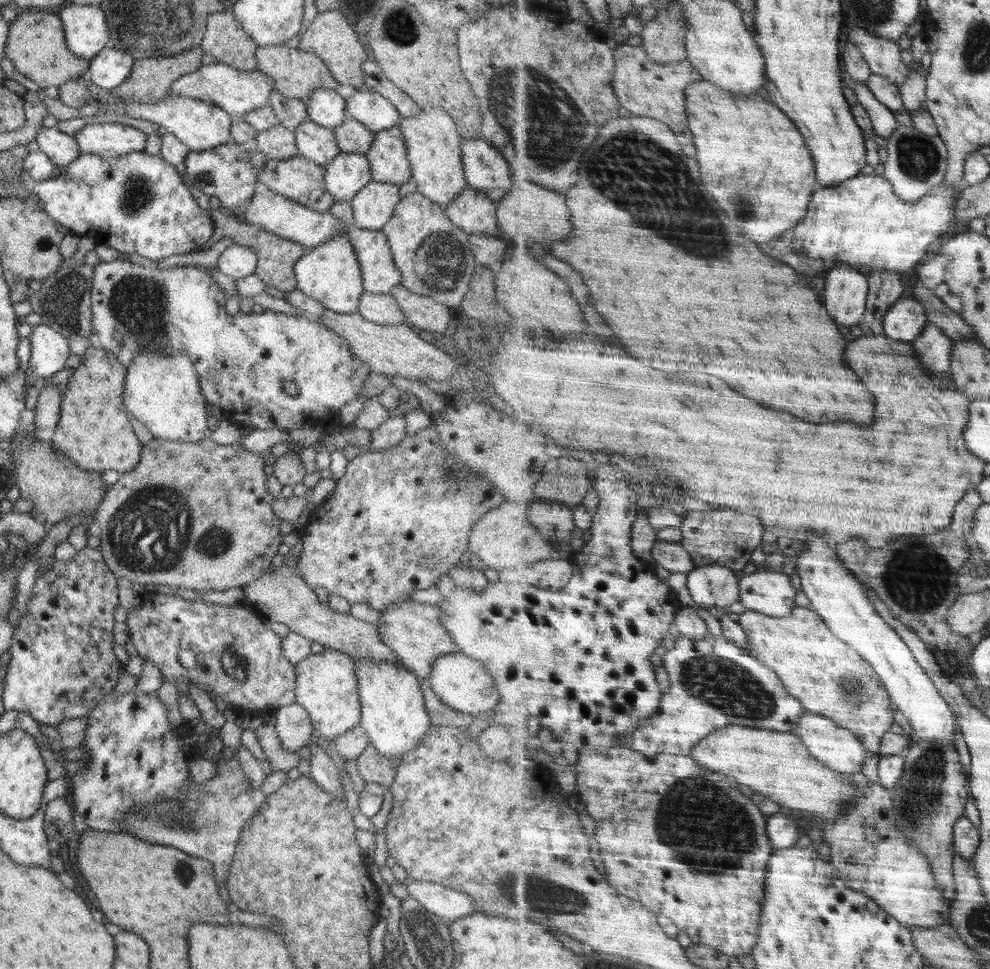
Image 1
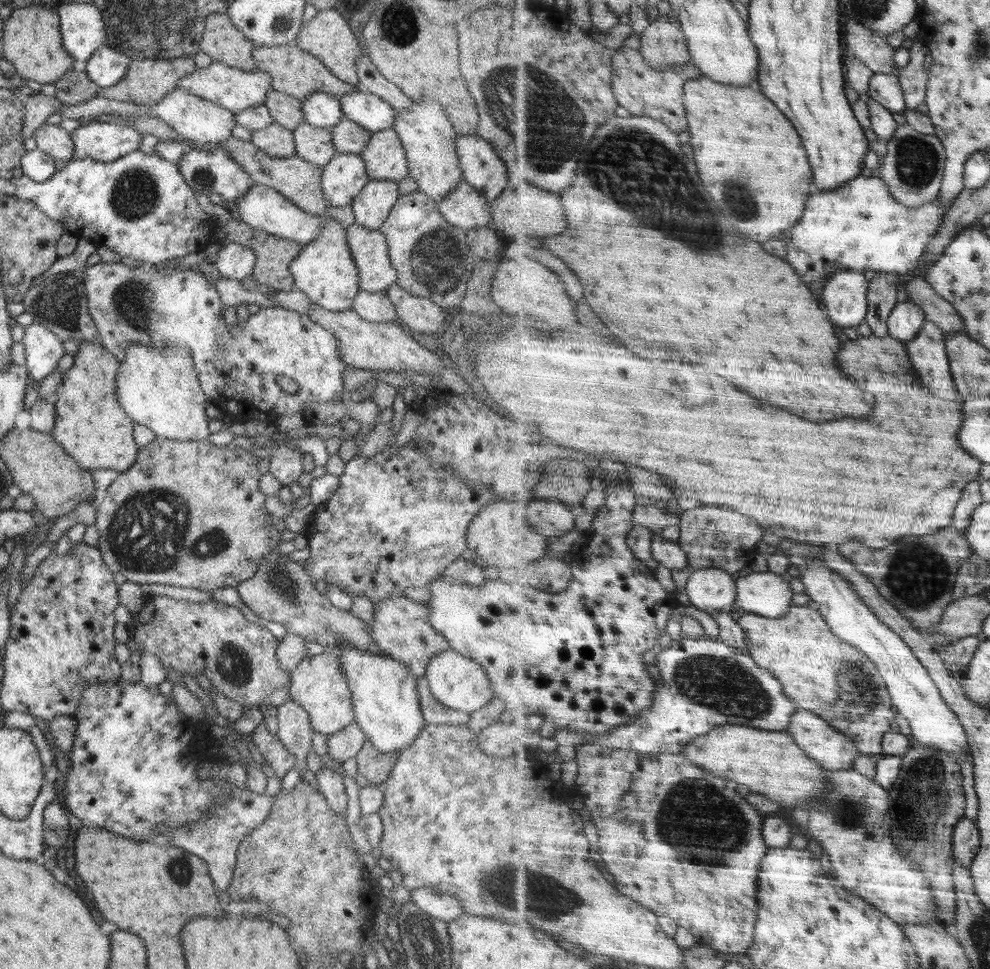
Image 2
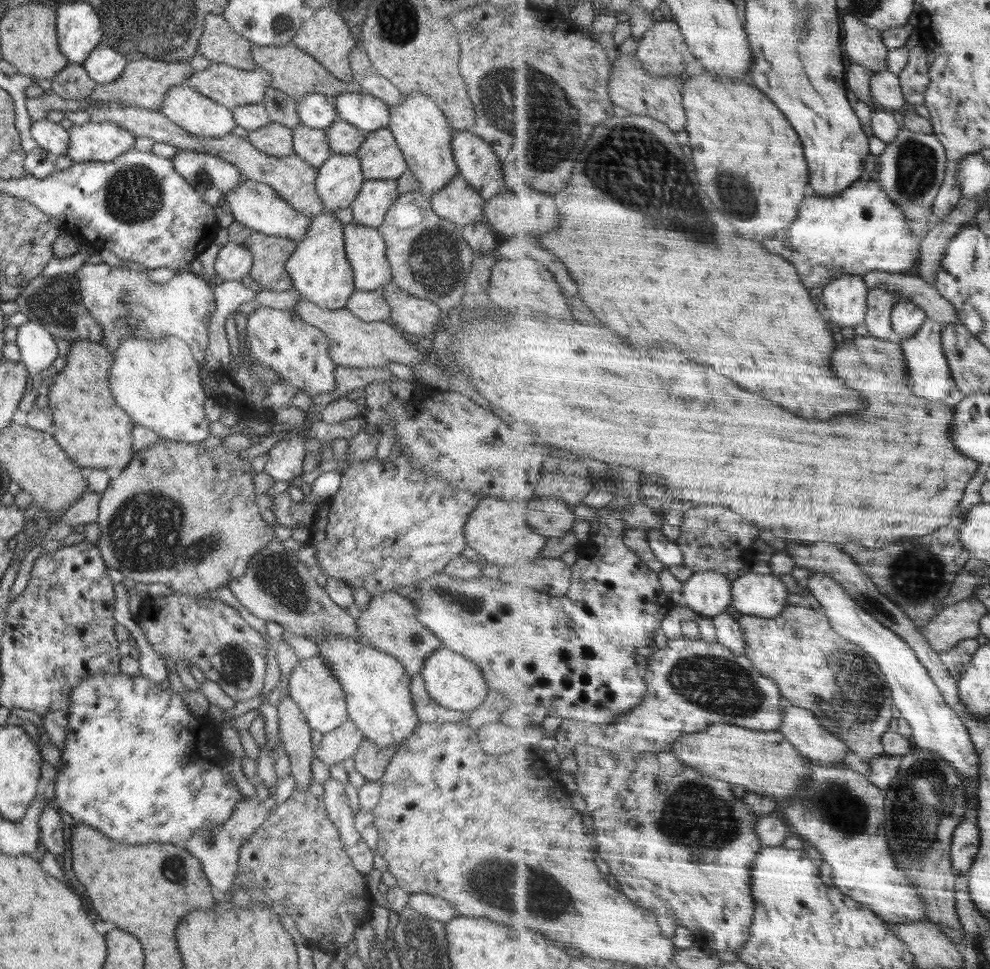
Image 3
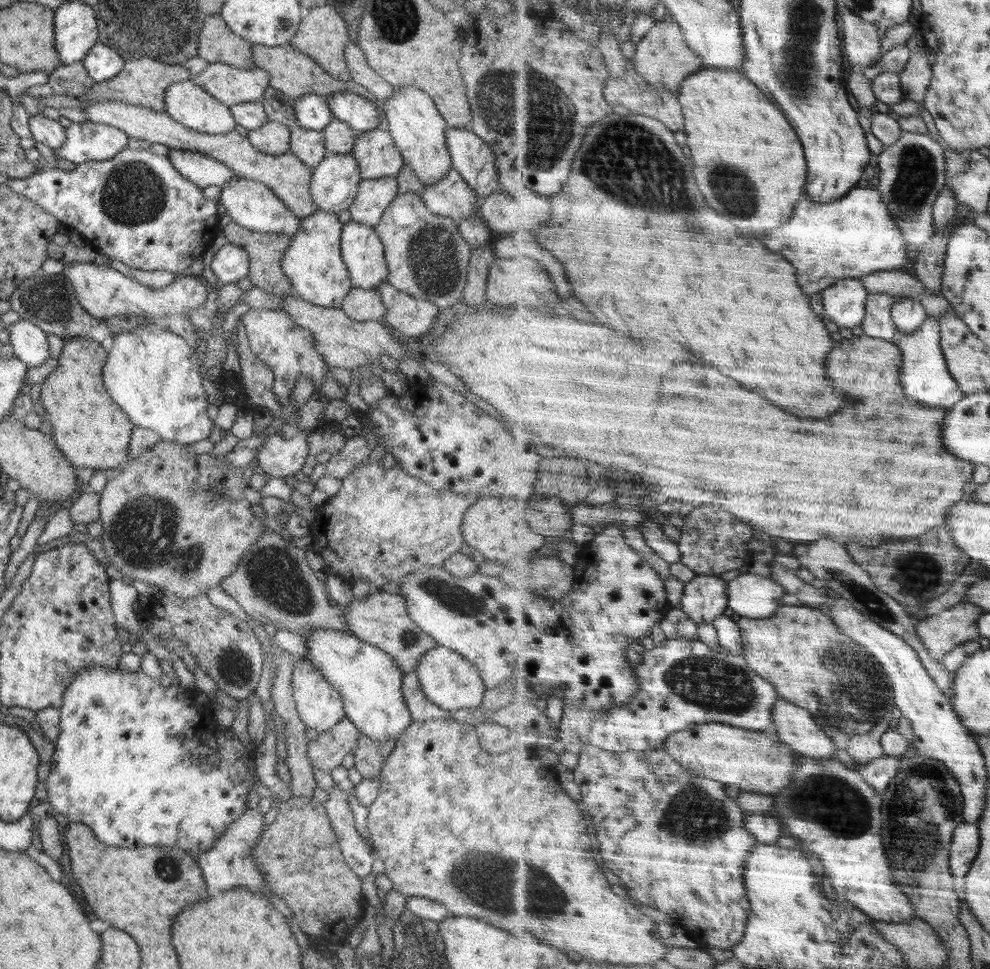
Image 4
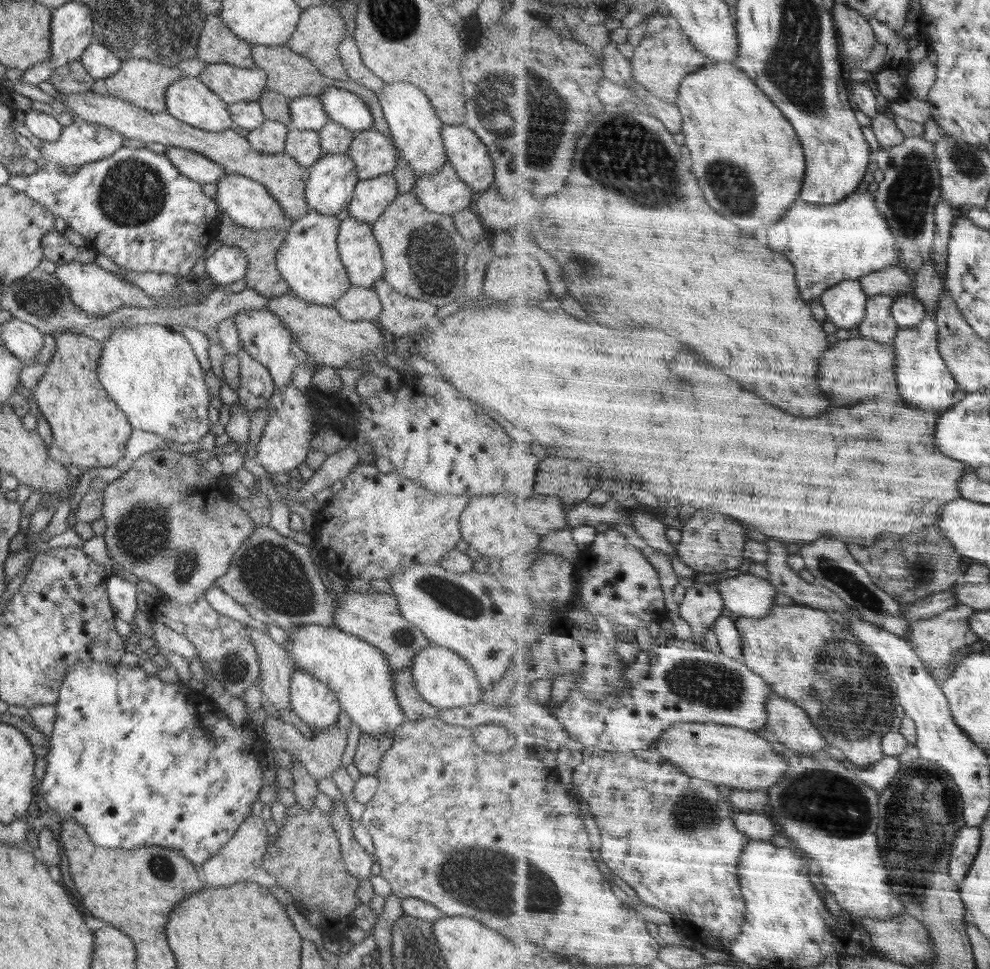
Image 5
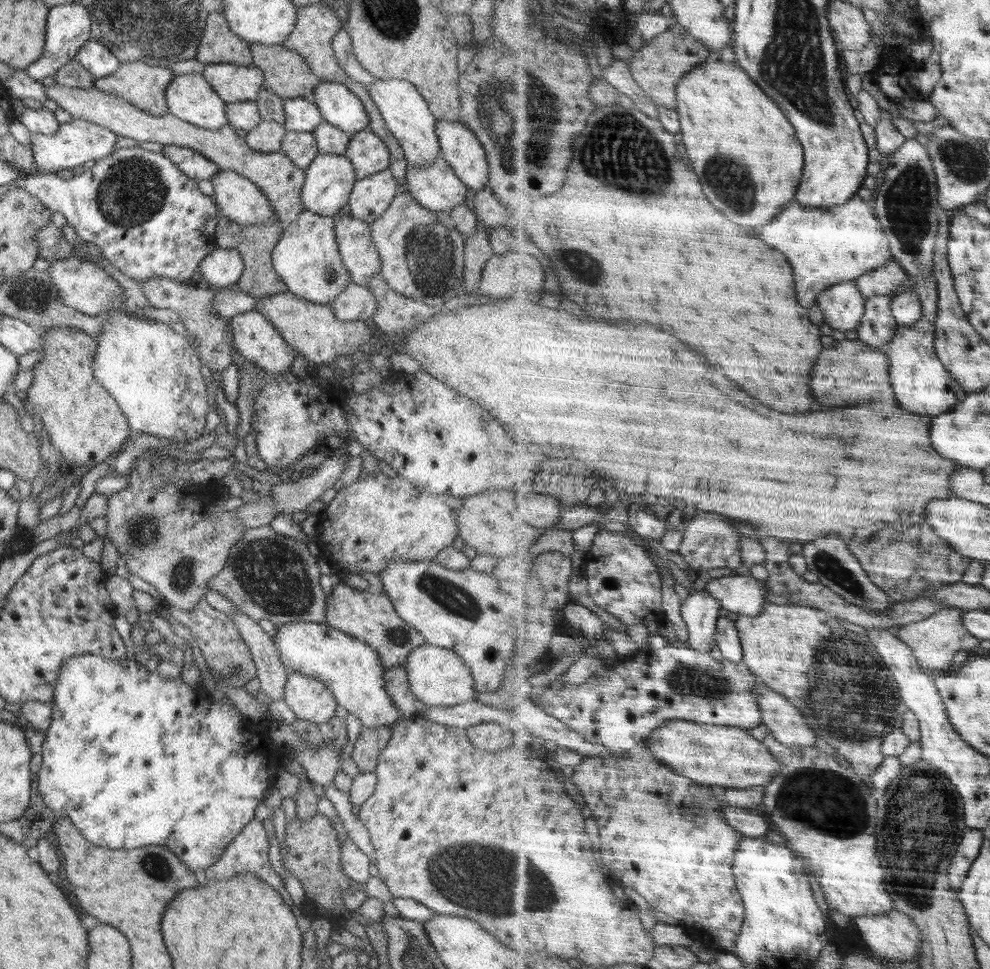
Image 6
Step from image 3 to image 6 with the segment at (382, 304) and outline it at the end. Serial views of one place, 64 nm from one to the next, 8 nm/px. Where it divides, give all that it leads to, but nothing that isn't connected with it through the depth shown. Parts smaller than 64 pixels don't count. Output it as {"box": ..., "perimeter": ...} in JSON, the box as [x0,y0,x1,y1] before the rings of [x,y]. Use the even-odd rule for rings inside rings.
{"box":[330,281,376,321],"perimeter":[[[352,281],[330,304],[341,321],[370,321],[376,312],[376,299],[366,285]]]}

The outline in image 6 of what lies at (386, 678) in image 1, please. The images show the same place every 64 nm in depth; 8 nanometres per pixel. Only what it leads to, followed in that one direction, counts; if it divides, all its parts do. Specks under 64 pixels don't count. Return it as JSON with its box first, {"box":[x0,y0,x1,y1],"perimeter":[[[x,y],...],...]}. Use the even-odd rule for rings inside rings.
{"box":[274,622,403,729],"perimeter":[[[288,622],[278,627],[278,640],[274,645],[286,668],[321,680],[332,691],[339,706],[358,718],[364,729],[391,728],[403,718],[386,691],[385,666],[380,663],[374,647],[331,628],[327,622]]]}

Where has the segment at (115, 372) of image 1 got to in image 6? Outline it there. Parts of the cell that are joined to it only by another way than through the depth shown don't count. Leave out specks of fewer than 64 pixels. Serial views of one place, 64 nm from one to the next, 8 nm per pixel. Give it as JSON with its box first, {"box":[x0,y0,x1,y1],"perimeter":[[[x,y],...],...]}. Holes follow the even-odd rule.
{"box":[28,326,131,468],"perimeter":[[[52,326],[39,331],[43,344],[40,354],[43,358],[33,369],[35,380],[28,389],[28,408],[42,419],[44,430],[48,432],[52,448],[59,450],[59,458],[64,465],[90,466],[91,468],[118,454],[131,435],[126,416],[114,398],[96,381],[93,376],[93,359],[97,352],[96,339],[70,326]]]}

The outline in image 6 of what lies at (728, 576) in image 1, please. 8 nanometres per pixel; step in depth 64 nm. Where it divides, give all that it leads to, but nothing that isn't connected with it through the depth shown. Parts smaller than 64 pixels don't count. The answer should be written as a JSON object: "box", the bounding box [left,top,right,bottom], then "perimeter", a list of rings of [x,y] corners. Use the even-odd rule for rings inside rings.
{"box":[682,589,722,653],"perimeter":[[[708,589],[693,590],[682,607],[683,617],[688,623],[691,640],[689,644],[704,653],[710,653],[716,642],[722,603]]]}

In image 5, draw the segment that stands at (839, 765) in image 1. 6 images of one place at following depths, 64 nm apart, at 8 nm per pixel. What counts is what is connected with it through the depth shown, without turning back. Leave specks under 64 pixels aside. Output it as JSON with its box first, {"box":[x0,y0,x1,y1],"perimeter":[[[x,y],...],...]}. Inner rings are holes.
{"box":[767,694,828,754],"perimeter":[[[772,694],[768,700],[768,715],[767,726],[772,728],[780,742],[806,754],[828,748],[828,739],[814,726],[811,714],[795,701]]]}

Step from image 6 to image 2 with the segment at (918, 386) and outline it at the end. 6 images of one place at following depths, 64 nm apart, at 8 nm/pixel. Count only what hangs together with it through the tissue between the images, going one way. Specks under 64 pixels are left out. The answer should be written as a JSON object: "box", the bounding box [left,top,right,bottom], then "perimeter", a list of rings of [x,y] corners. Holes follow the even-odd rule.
{"box":[906,321,964,401],"perimeter":[[[928,321],[925,328],[914,340],[906,341],[906,348],[923,380],[923,387],[934,390],[933,394],[952,401],[964,396],[957,390],[953,378],[949,348],[946,346],[947,334],[934,321]]]}

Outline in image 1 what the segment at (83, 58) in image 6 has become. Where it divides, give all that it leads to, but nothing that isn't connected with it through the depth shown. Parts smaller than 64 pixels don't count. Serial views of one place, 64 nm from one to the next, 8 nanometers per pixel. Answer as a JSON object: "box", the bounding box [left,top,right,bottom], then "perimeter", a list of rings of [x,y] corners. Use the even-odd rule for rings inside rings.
{"box":[87,46,134,91],"perimeter":[[[106,46],[90,60],[87,77],[104,91],[113,90],[130,76],[134,61],[129,54]]]}

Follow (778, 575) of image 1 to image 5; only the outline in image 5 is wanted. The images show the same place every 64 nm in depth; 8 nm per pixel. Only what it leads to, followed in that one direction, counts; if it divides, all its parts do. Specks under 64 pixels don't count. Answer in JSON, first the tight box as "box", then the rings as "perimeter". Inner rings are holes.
{"box":[717,574,778,618],"perimeter":[[[740,574],[717,581],[720,593],[726,599],[726,606],[739,616],[764,618],[776,605],[778,589],[770,579],[754,574]]]}

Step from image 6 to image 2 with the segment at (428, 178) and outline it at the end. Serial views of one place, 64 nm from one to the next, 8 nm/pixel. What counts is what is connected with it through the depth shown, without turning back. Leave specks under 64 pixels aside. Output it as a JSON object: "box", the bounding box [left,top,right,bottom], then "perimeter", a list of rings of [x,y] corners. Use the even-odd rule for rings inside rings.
{"box":[436,180,492,231],"perimeter":[[[464,180],[436,207],[450,224],[465,231],[490,227],[492,221],[487,198]]]}

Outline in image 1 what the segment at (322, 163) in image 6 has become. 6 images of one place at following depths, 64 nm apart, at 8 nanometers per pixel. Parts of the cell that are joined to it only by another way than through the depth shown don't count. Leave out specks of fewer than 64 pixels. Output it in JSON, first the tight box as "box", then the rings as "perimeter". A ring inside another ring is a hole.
{"box":[324,152,372,202],"perimeter":[[[341,152],[324,167],[324,186],[334,197],[334,202],[351,200],[372,181],[370,161],[365,154]]]}

